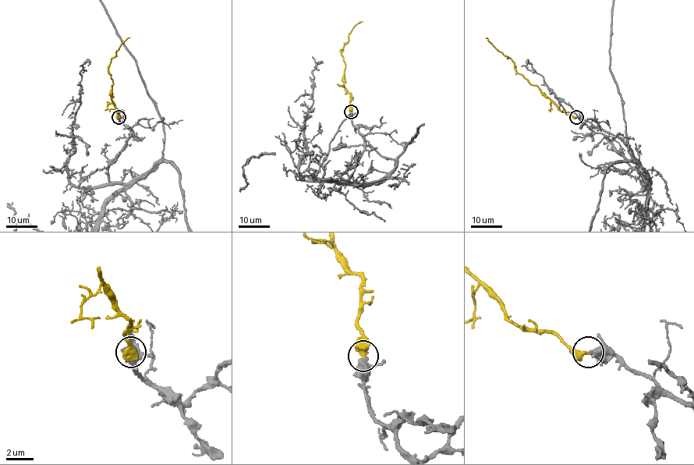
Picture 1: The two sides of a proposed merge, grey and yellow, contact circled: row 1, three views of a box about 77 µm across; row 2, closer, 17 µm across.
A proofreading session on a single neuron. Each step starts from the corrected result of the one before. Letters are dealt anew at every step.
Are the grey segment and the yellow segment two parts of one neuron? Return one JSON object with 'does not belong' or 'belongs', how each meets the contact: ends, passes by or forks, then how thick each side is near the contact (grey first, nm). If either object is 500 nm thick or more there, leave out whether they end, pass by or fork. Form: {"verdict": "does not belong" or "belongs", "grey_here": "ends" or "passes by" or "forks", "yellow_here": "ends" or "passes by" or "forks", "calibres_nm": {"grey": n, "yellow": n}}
{"verdict": "belongs", "grey_here": "passes by", "yellow_here": "ends", "calibres_nm": {"grey": 420, "yellow": 480}}

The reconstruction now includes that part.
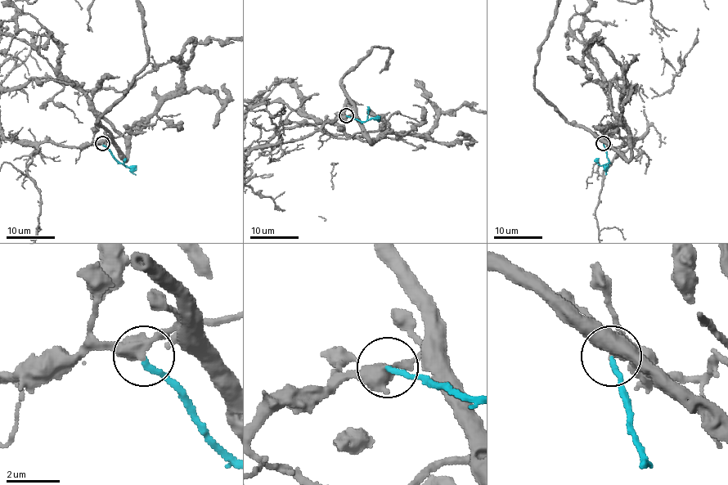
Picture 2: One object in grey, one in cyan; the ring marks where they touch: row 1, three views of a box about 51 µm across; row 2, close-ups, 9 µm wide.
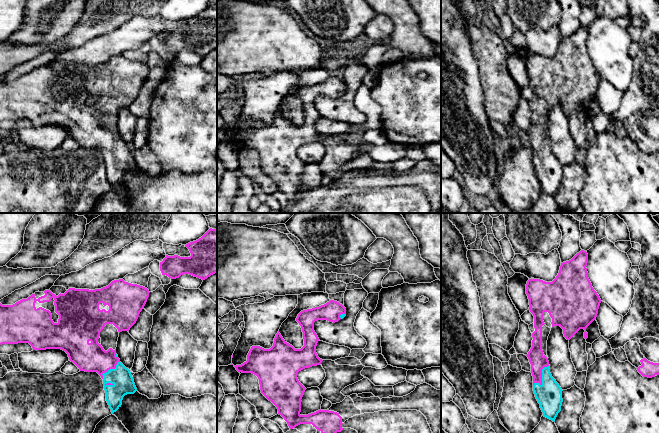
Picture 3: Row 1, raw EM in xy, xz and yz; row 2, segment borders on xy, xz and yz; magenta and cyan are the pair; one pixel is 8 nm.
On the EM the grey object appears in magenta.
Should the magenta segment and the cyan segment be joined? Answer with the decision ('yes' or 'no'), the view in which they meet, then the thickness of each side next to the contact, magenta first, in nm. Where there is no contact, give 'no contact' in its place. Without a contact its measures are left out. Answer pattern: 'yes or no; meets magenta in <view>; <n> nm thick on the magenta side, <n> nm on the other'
yes; meets magenta in yz; 120 nm thick on the magenta side, 200 nm on the other

